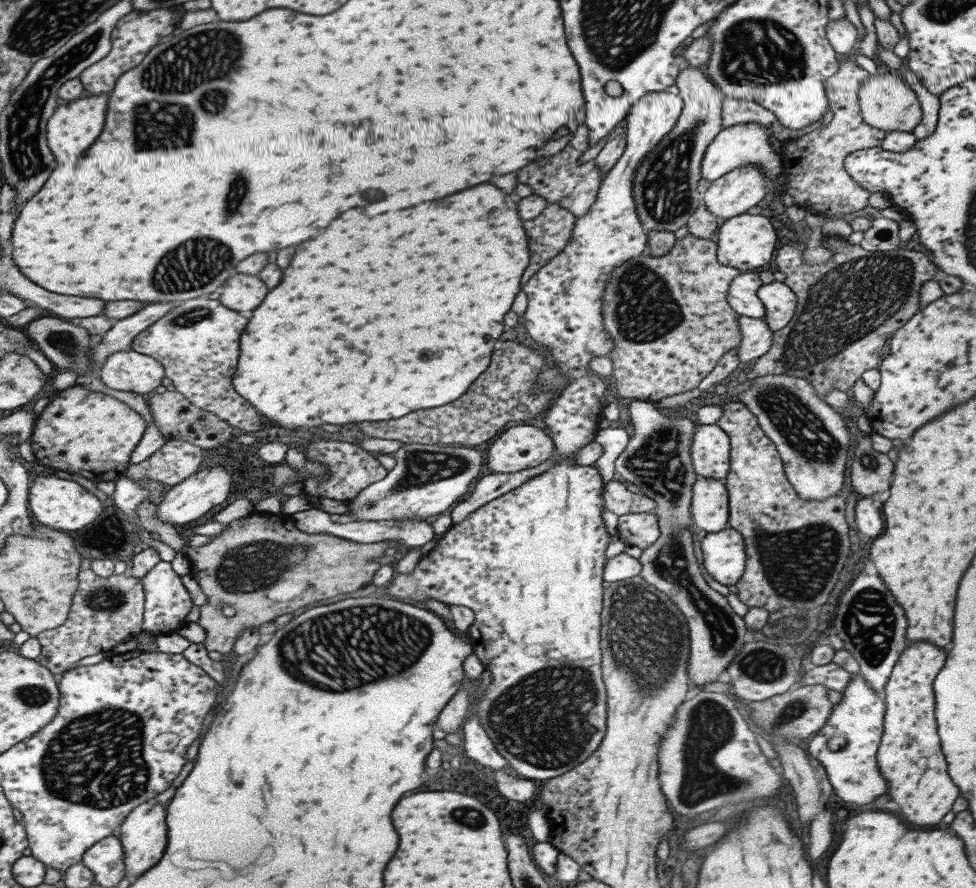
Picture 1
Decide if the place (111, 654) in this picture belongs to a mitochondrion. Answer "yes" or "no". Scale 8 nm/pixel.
no

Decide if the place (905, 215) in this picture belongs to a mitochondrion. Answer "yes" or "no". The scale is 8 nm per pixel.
no

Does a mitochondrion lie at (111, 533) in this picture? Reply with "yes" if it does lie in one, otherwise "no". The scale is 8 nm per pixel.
yes

